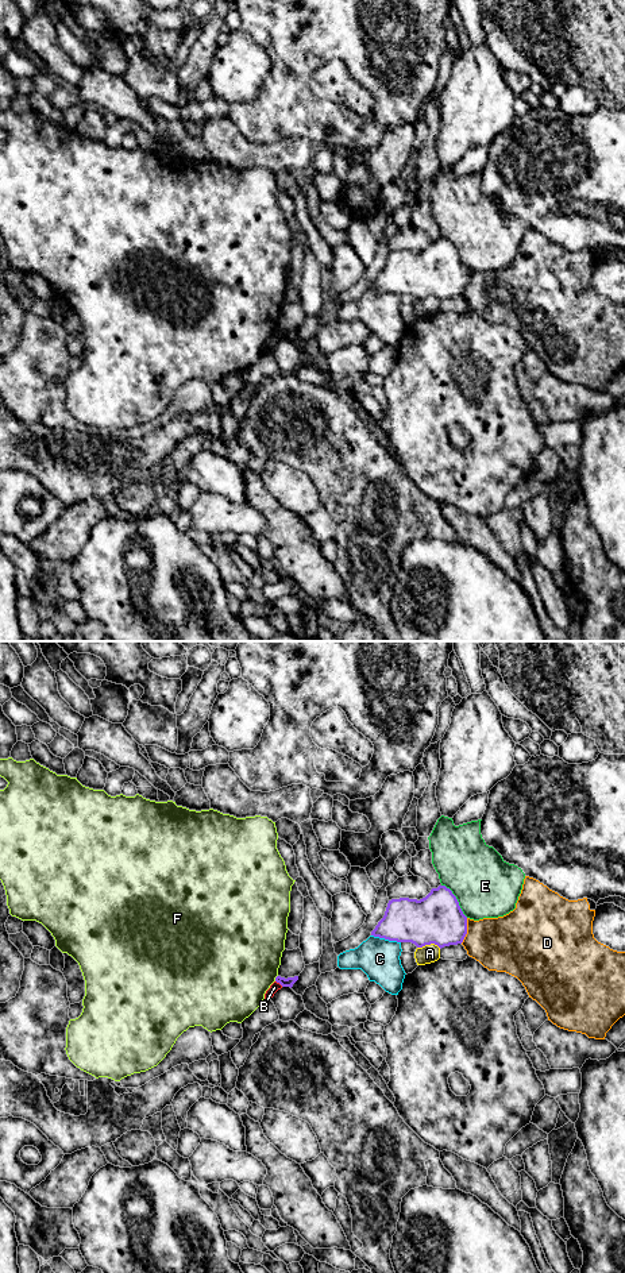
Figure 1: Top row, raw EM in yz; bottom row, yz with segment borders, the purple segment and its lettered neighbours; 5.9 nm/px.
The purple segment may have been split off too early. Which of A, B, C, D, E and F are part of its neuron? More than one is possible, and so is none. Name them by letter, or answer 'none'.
none

